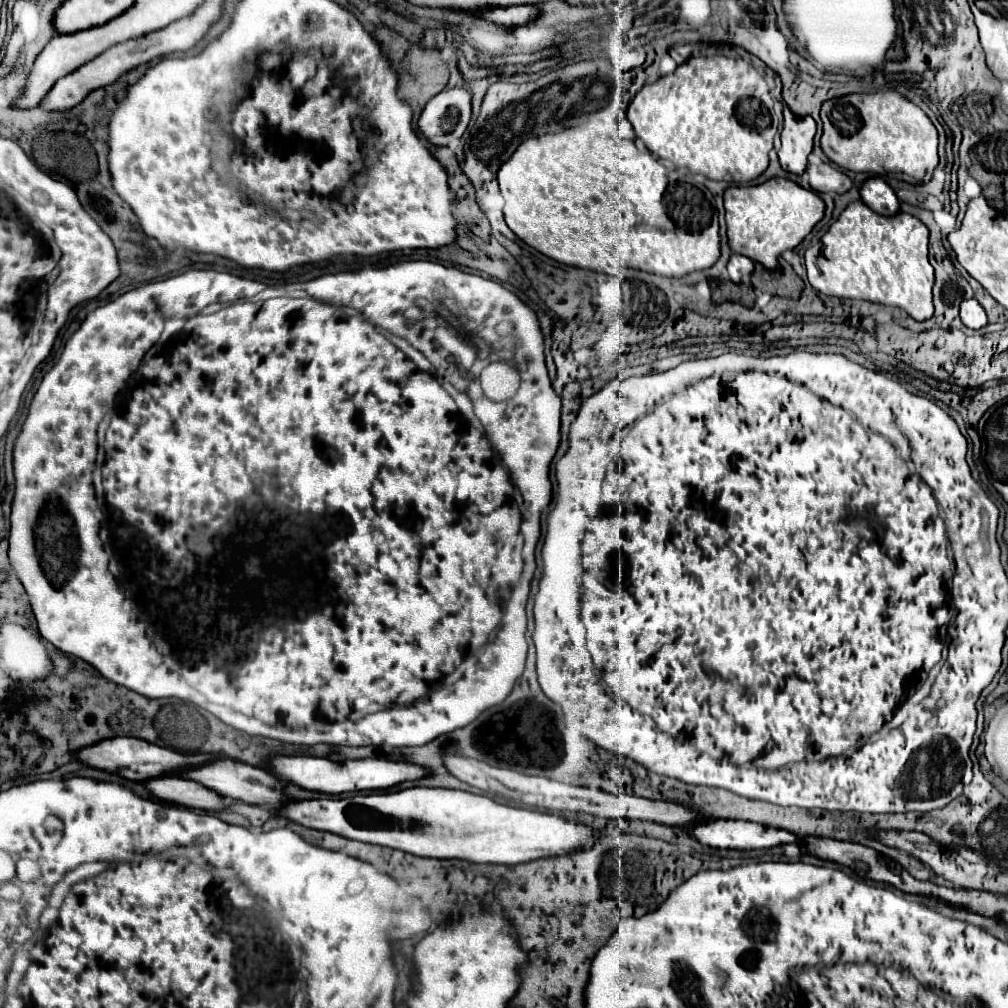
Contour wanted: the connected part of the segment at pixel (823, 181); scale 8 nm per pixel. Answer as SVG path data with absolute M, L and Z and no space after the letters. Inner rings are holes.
M819 164L819 166L809 166L809 184L815 192L835 192L843 194L851 188L851 180L845 172L829 166L829 164Z

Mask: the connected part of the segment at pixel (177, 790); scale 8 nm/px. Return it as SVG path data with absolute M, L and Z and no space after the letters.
M181 776L153 778L145 782L145 786L159 800L175 802L187 808L197 808L197 810L201 808L201 810L211 810L211 812L221 812L227 808L221 794L213 794L209 788L201 786L199 782L193 782Z

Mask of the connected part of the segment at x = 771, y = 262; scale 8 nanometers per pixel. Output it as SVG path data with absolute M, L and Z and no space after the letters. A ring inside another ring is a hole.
M771 178L757 186L729 186L725 190L725 222L729 248L753 262L775 270L779 256L795 248L823 218L825 202L799 184L785 178Z

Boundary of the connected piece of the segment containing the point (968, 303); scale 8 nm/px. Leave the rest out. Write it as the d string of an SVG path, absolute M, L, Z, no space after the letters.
M975 298L961 302L961 322L967 328L983 328L987 324L987 314Z

